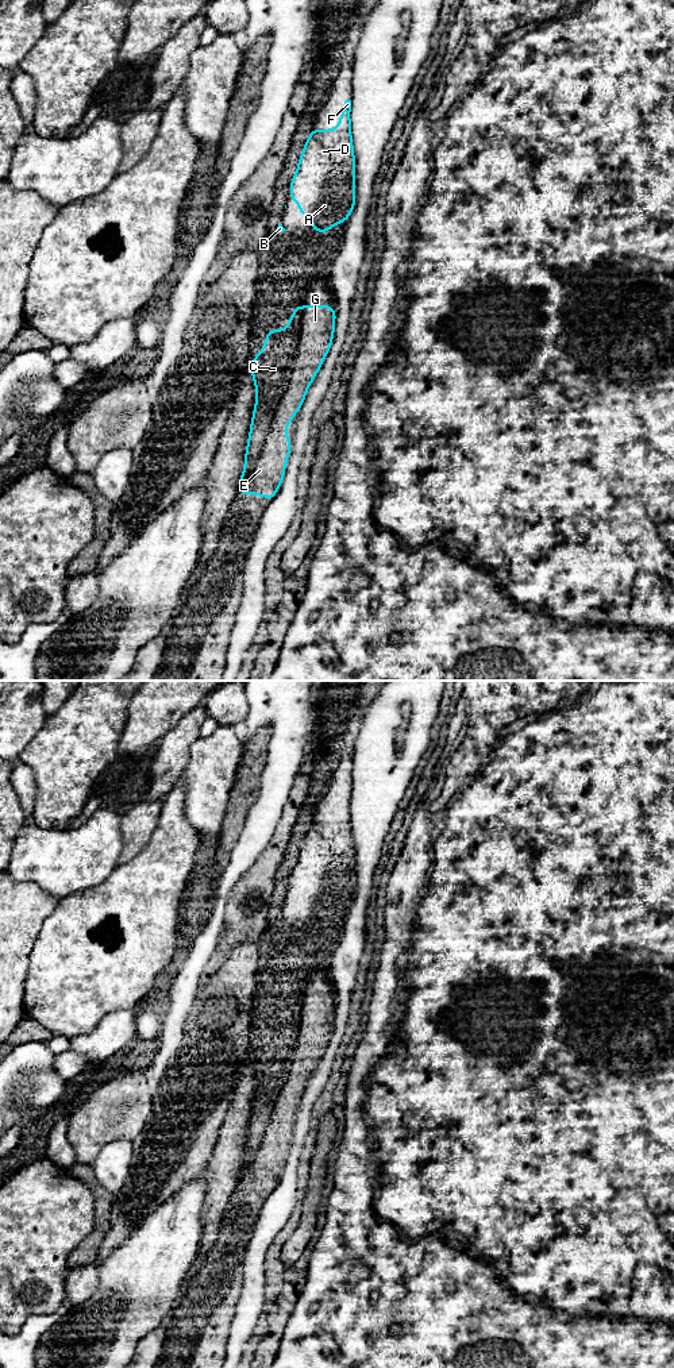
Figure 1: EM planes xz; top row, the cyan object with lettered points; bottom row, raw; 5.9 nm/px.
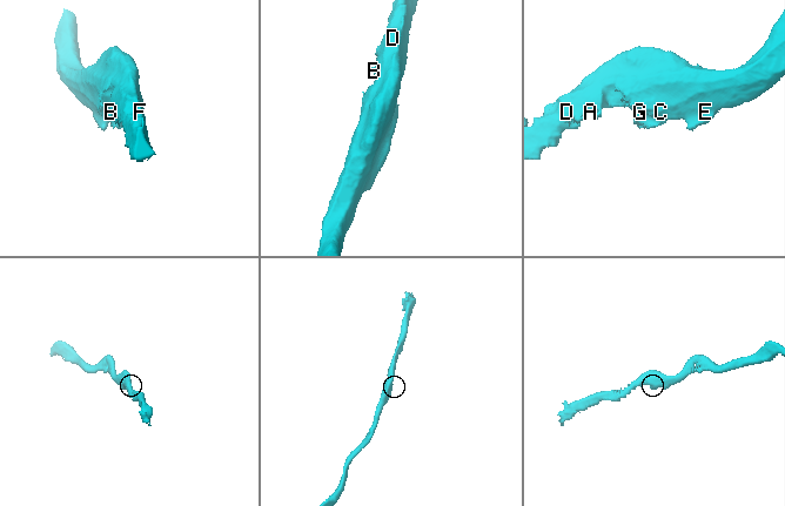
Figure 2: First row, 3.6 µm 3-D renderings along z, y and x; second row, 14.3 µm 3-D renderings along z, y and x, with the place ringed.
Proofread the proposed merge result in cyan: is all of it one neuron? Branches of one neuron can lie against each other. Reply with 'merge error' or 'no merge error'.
merge error

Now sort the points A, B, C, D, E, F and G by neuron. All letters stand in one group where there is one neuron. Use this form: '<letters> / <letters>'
A B C D E F / G

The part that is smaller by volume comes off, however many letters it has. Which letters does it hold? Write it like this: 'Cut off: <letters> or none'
Cut off: G

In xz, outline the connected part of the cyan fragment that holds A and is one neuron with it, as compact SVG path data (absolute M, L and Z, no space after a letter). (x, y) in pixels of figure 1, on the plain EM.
M346 791L336 821L309 821L289 878L288 891L299 894L300 906L312 912L313 924L328 924L334 916L346 913L355 897L355 848L350 804L351 791Z

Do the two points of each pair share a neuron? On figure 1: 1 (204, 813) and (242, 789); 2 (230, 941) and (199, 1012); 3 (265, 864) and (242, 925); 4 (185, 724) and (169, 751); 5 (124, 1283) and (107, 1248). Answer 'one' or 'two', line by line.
1: two
2: two
3: one
4: one
5: two

